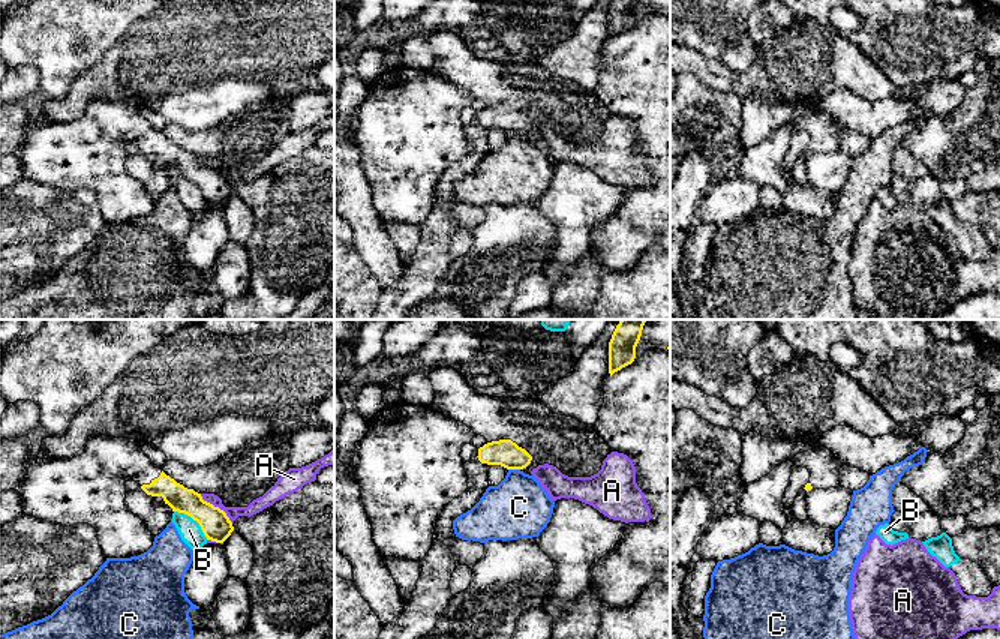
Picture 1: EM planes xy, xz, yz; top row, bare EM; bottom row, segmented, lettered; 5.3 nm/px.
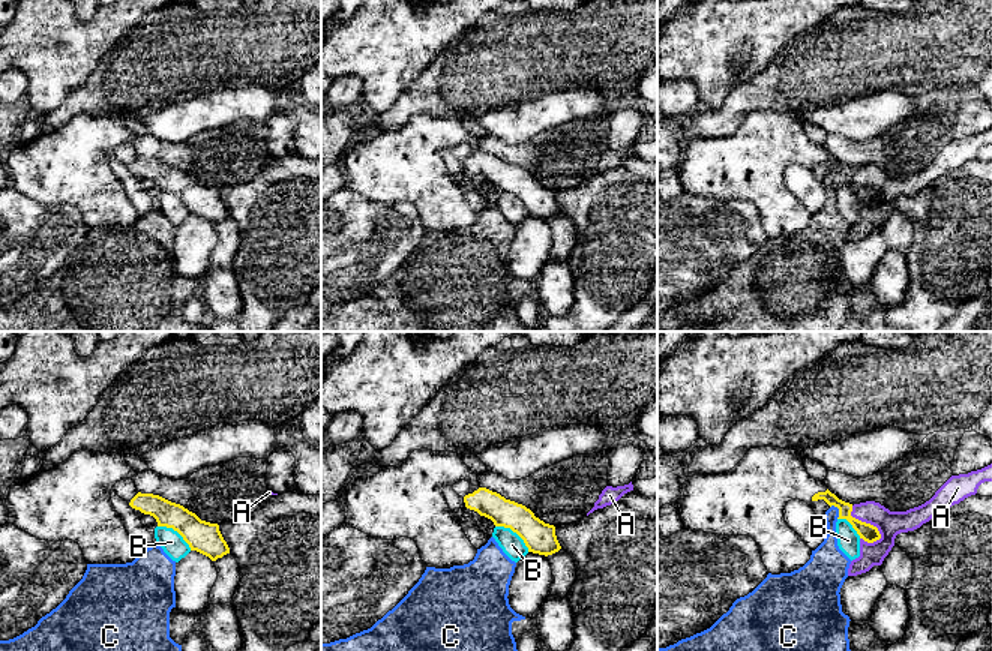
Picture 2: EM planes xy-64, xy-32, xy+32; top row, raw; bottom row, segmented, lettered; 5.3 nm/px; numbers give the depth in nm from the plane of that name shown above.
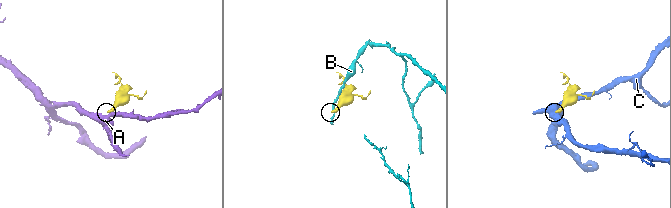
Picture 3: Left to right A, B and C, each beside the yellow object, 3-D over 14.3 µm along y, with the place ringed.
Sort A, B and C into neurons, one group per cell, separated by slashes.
A / B / C

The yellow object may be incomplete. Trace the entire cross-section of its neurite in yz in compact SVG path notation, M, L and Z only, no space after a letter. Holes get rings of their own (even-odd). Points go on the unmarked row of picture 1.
M813 106L811 114L796 118L792 126L796 130L808 134L810 146L804 152L807 156L811 153L829 153L840 150L840 132L843 128L825 110Z

